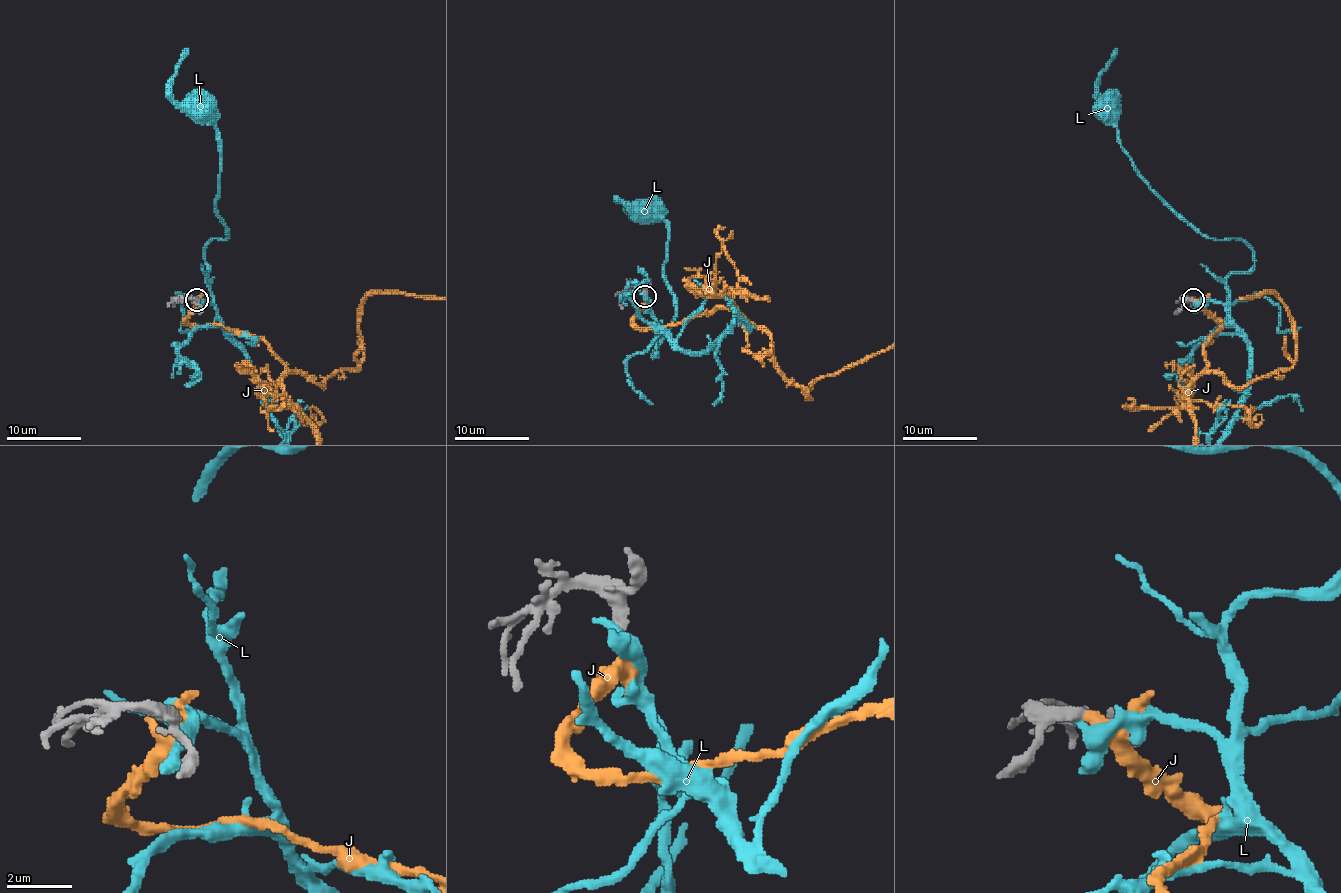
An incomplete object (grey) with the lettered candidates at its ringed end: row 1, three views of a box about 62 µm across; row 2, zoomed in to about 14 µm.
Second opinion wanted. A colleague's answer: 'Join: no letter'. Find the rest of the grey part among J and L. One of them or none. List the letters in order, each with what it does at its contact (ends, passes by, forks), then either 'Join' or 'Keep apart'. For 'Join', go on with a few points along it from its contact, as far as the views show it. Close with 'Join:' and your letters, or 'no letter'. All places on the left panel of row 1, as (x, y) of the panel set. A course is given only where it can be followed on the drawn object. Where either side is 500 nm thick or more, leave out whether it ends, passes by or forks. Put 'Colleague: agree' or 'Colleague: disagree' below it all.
J: It ends there. Join
L: It ends there. Keep apart
Join: J
Colleague: disagree

